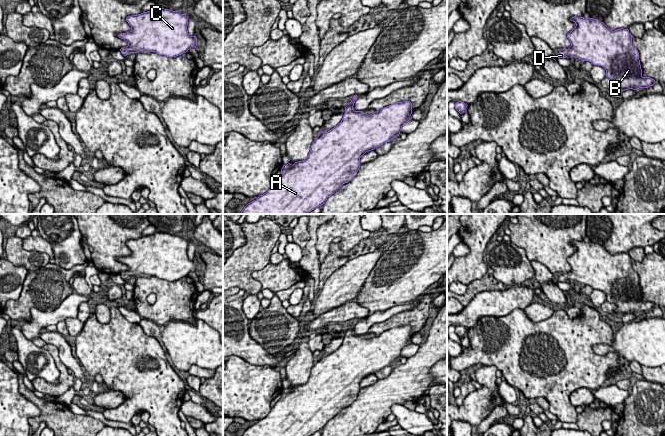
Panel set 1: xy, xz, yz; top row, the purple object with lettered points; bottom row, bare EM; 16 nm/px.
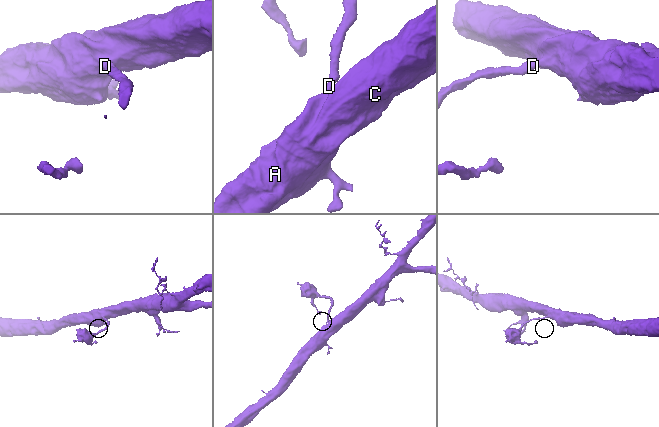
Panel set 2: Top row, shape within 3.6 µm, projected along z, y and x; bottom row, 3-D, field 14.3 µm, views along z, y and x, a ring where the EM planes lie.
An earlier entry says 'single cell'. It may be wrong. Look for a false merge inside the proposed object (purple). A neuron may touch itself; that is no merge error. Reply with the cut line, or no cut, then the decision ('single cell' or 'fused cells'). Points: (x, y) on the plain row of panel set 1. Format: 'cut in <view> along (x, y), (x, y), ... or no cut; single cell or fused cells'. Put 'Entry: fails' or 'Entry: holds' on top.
Entry: holds
no cut; single cell

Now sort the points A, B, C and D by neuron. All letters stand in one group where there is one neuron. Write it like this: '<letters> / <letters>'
A B C D

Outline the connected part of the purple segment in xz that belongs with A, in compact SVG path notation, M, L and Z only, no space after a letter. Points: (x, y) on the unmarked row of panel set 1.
M353 320L353 324L345 331L345 337L341 346L331 354L327 356L320 356L317 363L312 367L310 376L308 381L305 384L295 386L293 389L288 387L283 389L281 393L280 400L271 408L270 413L264 417L263 419L259 419L258 422L250 427L248 427L242 436L311 436L315 432L324 428L328 421L334 418L343 408L351 405L357 398L360 392L360 382L368 375L374 374L376 371L383 369L384 367L390 366L394 361L400 358L402 350L412 343L412 327L410 325L397 326L395 328L391 328L387 331L384 331L378 336L374 336L370 339L366 339L363 335L354 335L353 330L355 325L357 324L357 320Z

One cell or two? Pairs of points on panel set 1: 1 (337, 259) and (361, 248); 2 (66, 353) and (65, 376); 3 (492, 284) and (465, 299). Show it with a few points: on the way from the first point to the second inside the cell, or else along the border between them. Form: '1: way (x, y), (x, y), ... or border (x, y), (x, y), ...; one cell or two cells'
1: way (343, 257), (355, 252); one cell
2: border (54, 345), (57, 348), (59, 359), (68, 368); two cells
3: way (485, 284), (479, 285), (472, 292); one cell

